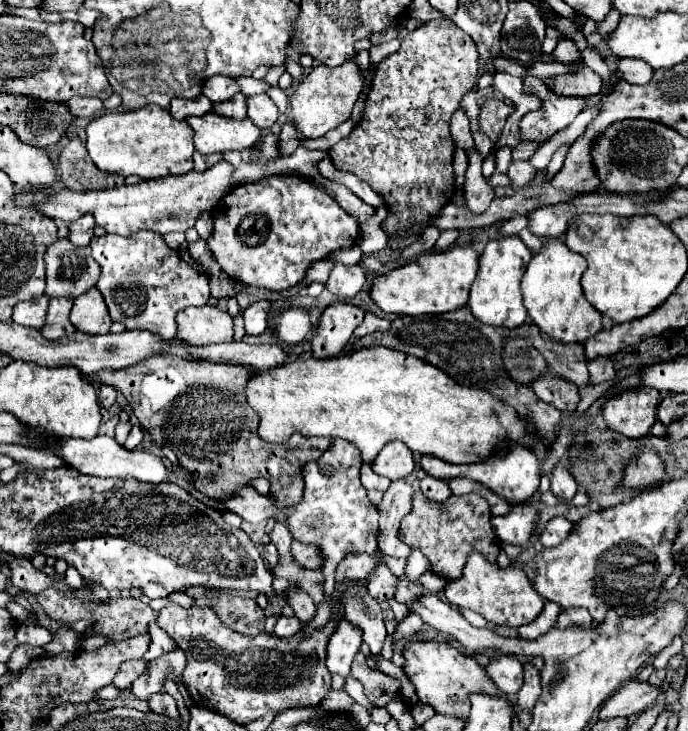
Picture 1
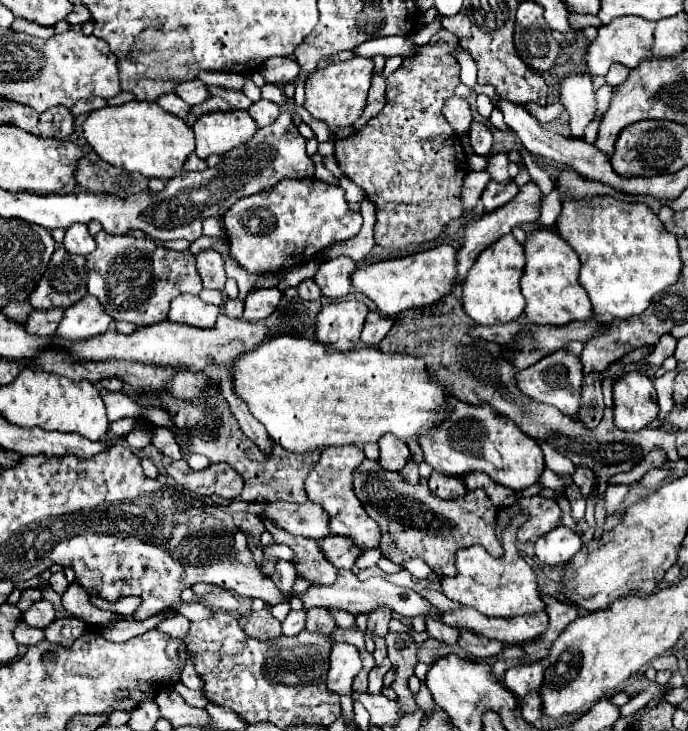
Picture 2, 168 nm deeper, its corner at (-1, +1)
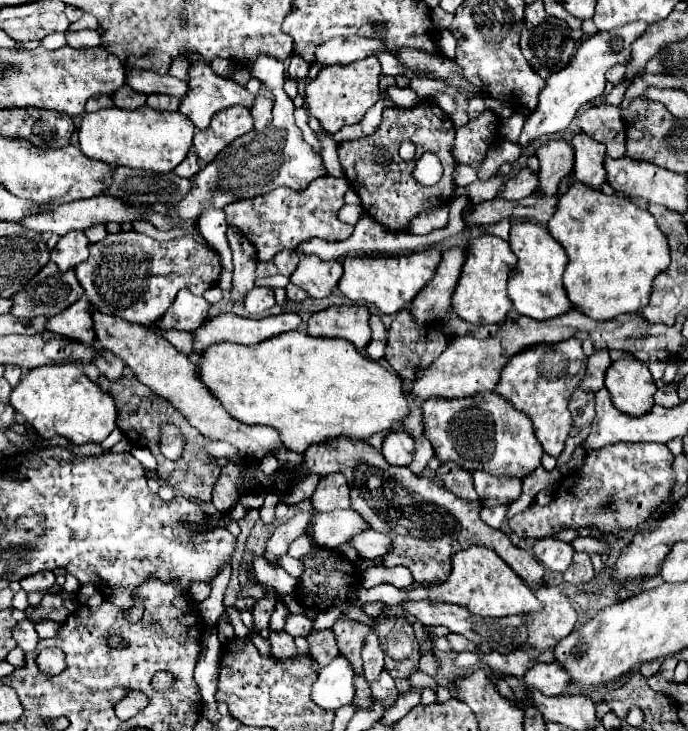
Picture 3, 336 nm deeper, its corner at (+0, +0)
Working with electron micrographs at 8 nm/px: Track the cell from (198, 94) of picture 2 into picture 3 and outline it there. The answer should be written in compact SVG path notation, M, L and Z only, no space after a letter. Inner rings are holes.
M128 68L126 70L126 84L142 94L168 94L182 98L188 92L186 82L172 78L168 74L156 74L150 70L140 70L140 68Z

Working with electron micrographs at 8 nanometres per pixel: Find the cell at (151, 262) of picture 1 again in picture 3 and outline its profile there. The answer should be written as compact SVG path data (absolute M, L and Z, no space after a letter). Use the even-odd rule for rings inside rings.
M120 232L120 234L108 234L102 242L96 242L90 246L90 256L82 264L76 266L78 282L84 286L84 292L94 308L98 308L104 314L118 314L130 322L138 322L144 326L152 326L174 302L176 294L182 288L188 288L192 294L202 296L208 288L212 288L218 282L218 276L222 272L220 256L214 248L210 248L204 242L194 240L192 234L184 234L180 238L158 242L148 238L140 232Z

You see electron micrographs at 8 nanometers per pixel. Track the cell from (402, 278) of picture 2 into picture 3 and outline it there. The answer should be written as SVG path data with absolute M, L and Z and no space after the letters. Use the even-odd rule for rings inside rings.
M432 248L402 256L344 258L342 260L344 274L338 280L338 290L354 304L374 304L382 314L396 314L402 308L406 308L412 302L412 298L432 280L440 258L442 258L440 252Z

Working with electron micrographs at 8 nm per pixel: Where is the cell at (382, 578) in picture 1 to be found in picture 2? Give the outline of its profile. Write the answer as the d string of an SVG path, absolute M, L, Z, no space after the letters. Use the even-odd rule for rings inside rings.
M377 607L369 611L369 623L367 623L367 633L371 637L385 637L387 635L387 625L391 621L391 609L389 607Z

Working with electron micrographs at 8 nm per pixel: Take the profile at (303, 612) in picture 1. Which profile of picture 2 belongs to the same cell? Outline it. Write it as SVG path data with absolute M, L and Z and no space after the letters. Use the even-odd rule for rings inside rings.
M313 607L307 611L307 629L309 631L323 631L323 633L333 633L335 631L335 621L331 613L323 607Z

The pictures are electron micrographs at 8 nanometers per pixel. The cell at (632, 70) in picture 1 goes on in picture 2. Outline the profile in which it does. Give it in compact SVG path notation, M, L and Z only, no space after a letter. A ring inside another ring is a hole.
M613 63L611 65L611 71L605 75L605 81L607 81L607 85L619 85L619 83L623 83L623 79L627 79L627 75L631 73L631 69L627 69L627 67L623 67L621 63Z

